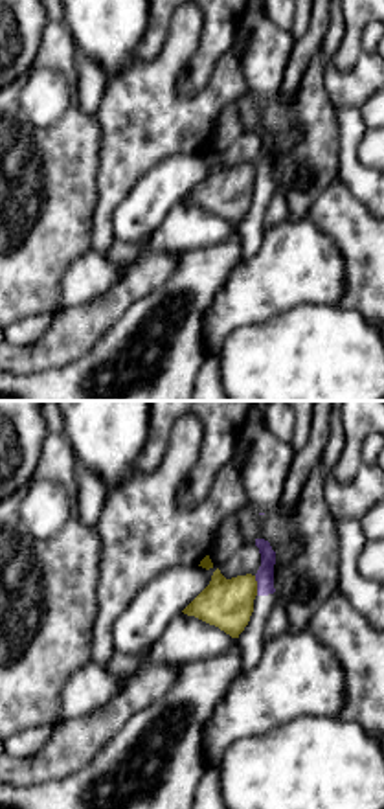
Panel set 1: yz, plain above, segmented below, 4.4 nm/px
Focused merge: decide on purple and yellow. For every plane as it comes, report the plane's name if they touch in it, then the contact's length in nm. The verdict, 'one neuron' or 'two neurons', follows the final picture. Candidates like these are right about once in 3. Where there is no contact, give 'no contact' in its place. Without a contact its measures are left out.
contact in yz; length 90 nm

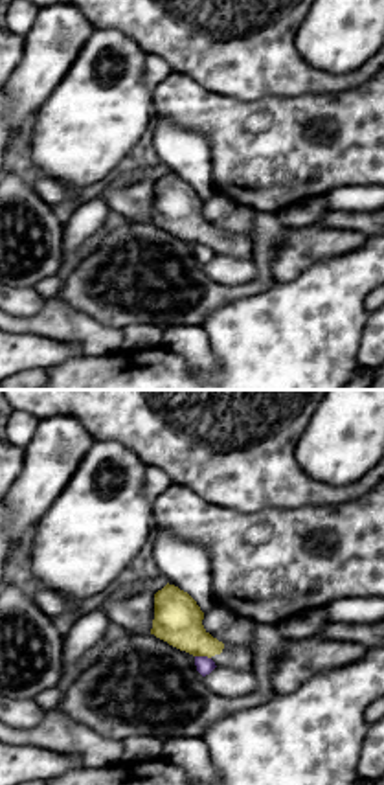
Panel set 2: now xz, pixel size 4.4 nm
contact in xz; length 70 nm

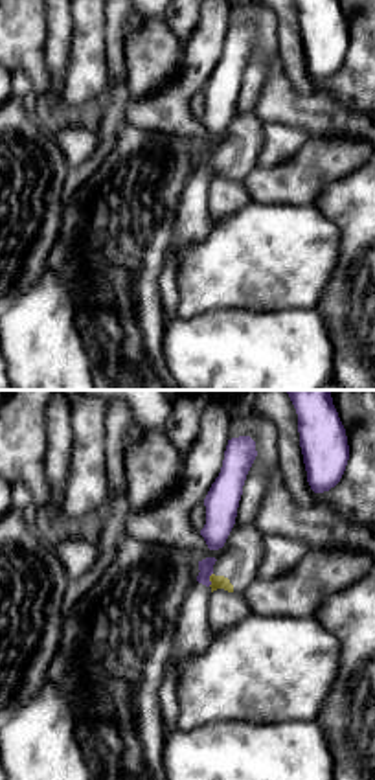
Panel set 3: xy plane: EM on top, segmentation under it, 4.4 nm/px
contact in xy; length 70 nm

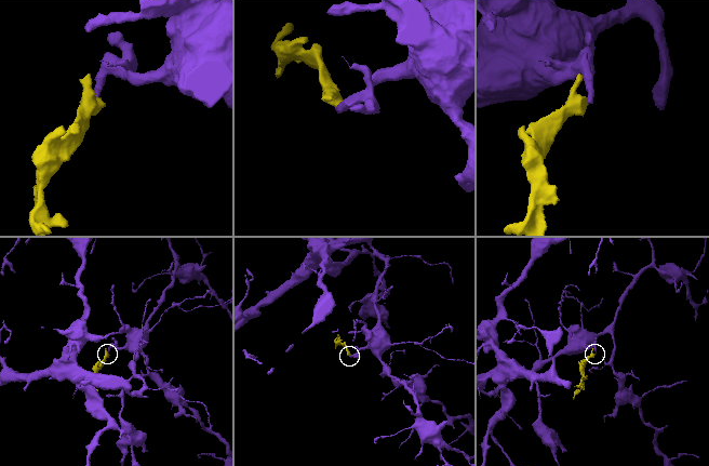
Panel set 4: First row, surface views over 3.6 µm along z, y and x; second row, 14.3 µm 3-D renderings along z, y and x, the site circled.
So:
two neurons

